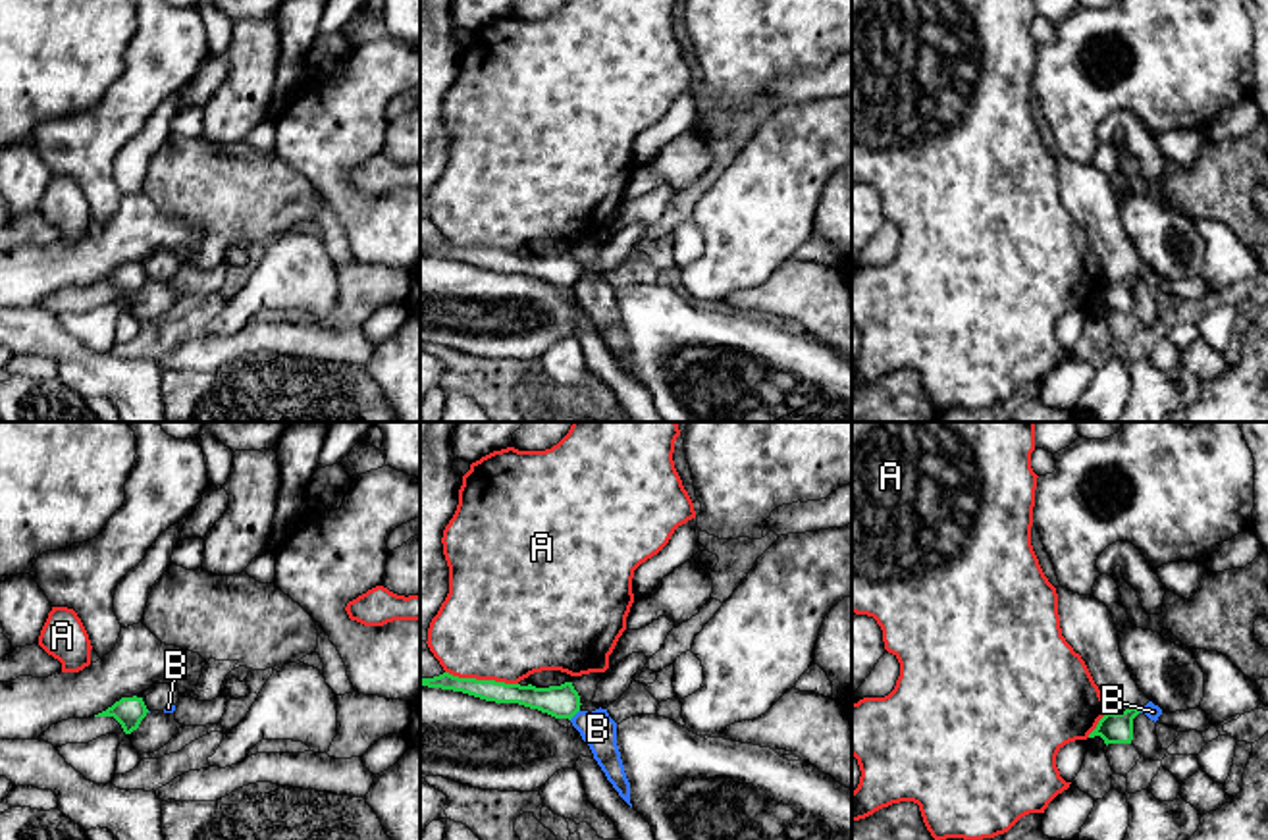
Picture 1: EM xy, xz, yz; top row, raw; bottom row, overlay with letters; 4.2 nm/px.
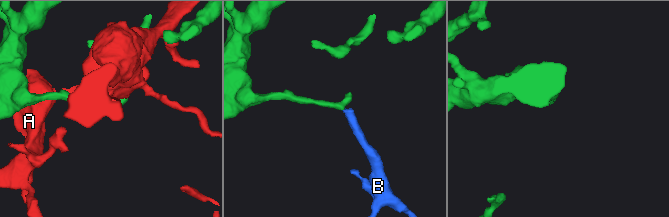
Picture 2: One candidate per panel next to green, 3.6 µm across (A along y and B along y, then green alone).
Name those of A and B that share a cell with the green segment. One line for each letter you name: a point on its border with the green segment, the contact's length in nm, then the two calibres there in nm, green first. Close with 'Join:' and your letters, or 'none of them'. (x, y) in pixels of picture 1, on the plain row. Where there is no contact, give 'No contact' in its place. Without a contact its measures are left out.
Join: none of them

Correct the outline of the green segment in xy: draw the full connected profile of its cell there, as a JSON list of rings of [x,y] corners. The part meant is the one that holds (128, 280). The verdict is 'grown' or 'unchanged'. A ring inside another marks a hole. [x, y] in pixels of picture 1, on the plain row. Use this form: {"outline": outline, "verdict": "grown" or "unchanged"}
{"outline": [[[121,266],[106,279],[94,283],[94,285],[114,285],[125,302],[131,302],[139,297],[141,289],[146,285],[148,277],[143,270],[143,266]]], "verdict": "unchanged"}

